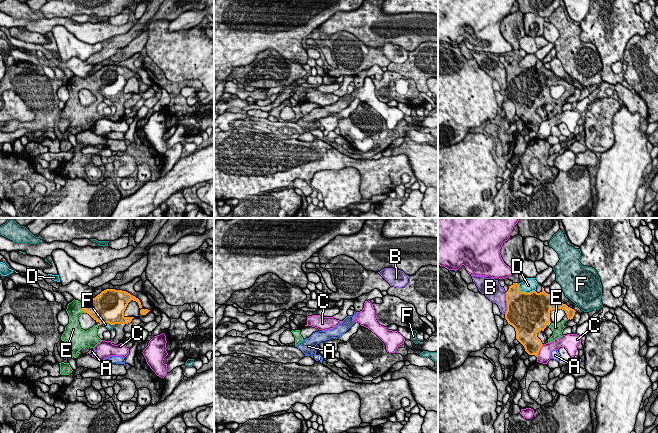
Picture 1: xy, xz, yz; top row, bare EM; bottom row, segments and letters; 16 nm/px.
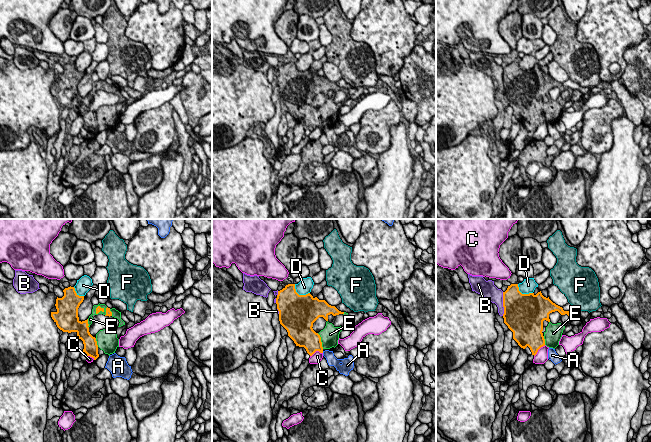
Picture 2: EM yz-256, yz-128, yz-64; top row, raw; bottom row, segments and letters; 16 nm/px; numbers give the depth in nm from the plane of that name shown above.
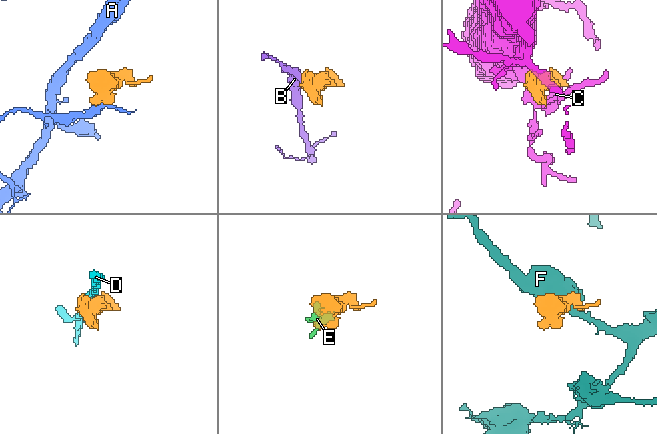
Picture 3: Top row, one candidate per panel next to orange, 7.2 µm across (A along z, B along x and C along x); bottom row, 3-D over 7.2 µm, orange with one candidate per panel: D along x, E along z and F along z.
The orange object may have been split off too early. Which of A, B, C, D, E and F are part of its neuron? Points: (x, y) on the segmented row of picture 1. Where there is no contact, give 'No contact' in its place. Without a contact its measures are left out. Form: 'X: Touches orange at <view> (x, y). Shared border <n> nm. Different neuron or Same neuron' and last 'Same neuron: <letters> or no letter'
A: Touches orange at xy (89, 352). Shared border 70 nm. Different neuron
B: Touches orange at yz (507, 303). Shared border 360 nm. Different neuron
C: Touches orange at yz (539, 350). Shared border 240 nm. Different neuron
D: Touches orange at yz (524, 292). Shared border 300 nm. Different neuron
E: Touches orange at xy (82, 308). Shared border 160 nm. Same neuron
F: Touches orange at xy (108, 322). Shared border 160 nm. Different neuron
Same neuron: E

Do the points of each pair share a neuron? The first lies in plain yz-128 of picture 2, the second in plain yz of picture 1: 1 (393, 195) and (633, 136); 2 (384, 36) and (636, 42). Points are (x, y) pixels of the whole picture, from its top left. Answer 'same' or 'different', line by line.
1: same
2: different

